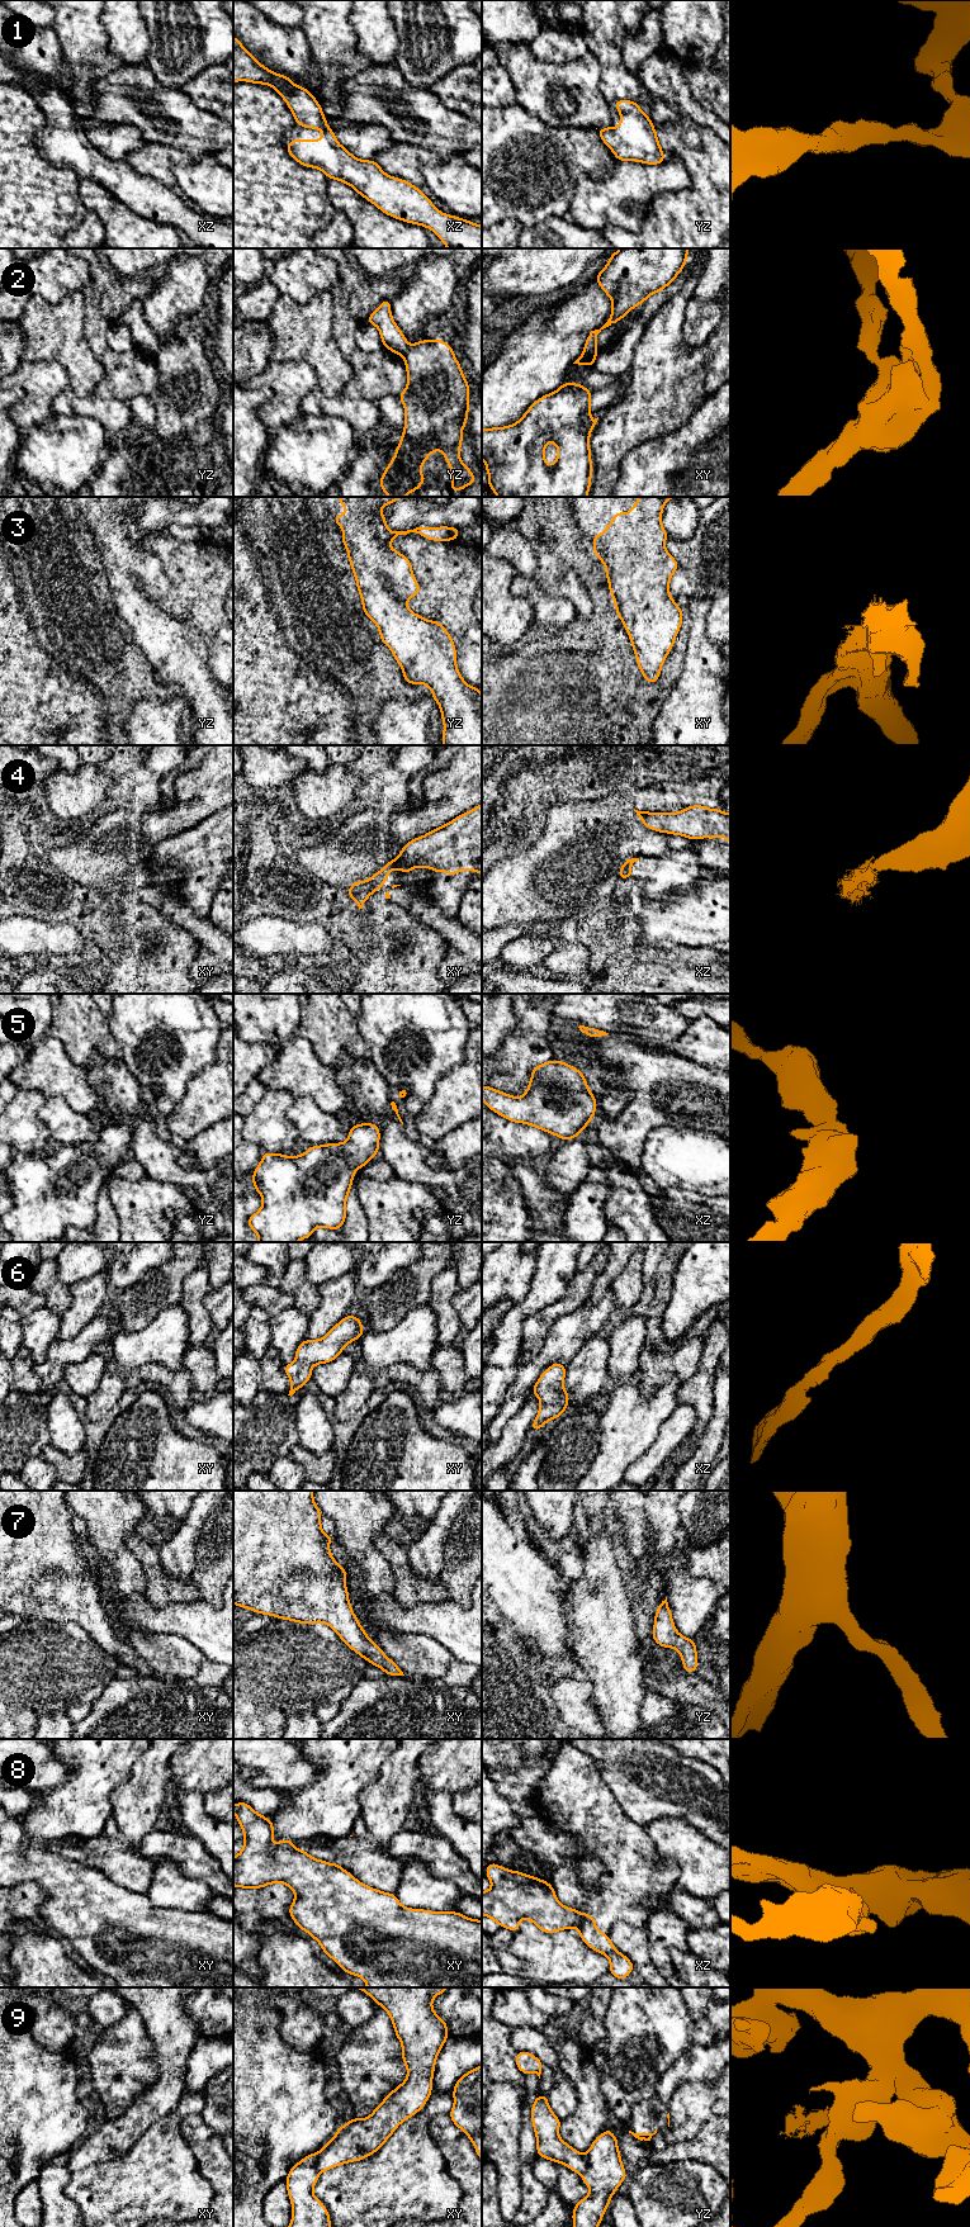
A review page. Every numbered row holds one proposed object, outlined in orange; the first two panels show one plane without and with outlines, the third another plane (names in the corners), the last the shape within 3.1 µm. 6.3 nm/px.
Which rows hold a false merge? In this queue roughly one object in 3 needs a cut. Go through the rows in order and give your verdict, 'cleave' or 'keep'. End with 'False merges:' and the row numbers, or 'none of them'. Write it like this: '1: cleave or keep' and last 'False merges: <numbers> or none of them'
1: keep
2: cleave
3: keep
4: cleave
5: keep
6: keep
7: keep
8: cleave
9: cleave
False merges: 2, 4, 8, 9

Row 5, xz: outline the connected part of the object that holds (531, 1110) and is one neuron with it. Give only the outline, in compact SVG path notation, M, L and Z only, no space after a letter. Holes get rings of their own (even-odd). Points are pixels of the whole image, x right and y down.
M553 1058L531 1070L527 1090L521 1098L486 1085L482 1088L482 1101L500 1117L545 1131L562 1138L563 1142L579 1136L596 1114L597 1105L597 1100L590 1091L583 1074L574 1066Z

